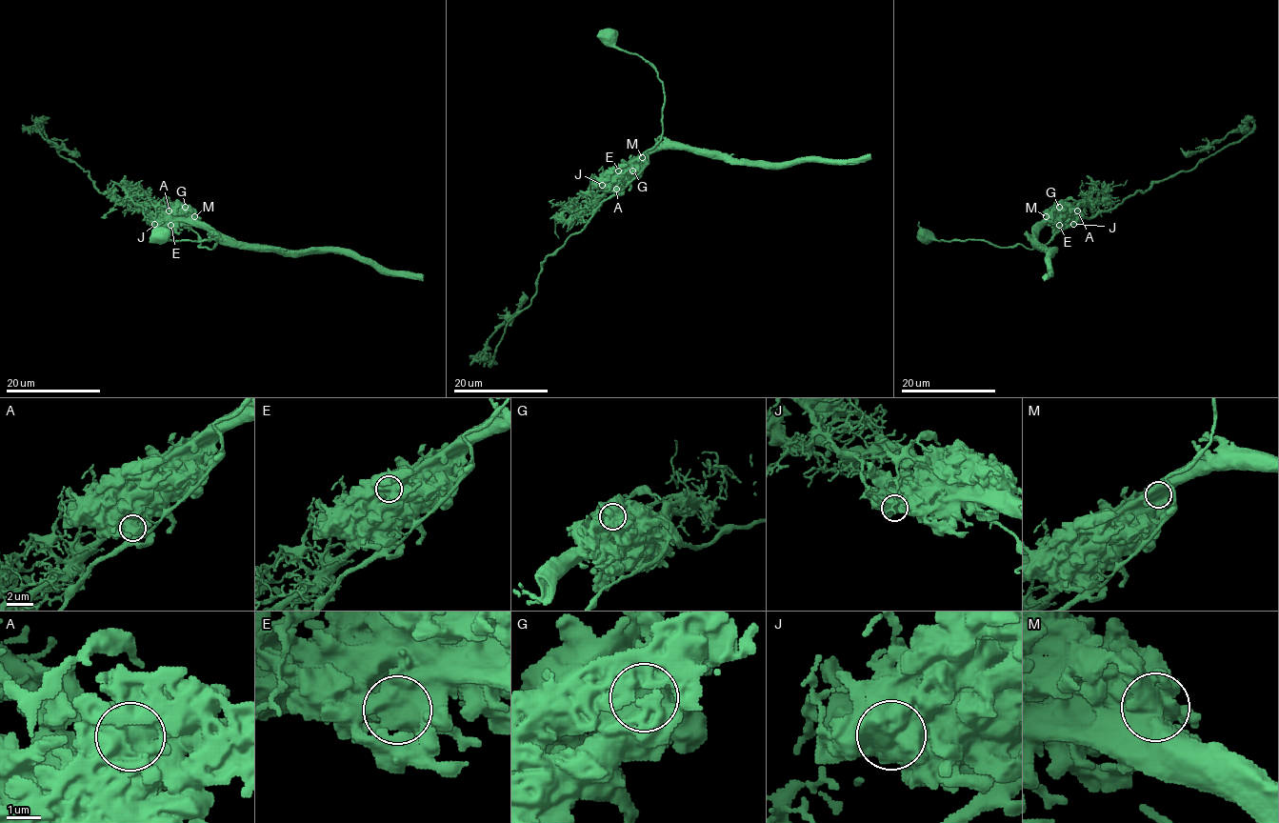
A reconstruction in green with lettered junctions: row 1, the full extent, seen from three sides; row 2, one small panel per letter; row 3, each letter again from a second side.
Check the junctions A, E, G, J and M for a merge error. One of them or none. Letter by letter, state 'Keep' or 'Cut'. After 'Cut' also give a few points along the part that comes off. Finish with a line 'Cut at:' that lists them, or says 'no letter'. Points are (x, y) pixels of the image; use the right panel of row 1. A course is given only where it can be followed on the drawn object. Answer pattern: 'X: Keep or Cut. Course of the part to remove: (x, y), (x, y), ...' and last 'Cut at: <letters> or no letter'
A: Cut. Course of the part to remove: (1077, 210), (1092, 218), (1112, 210), (1243, 140), (1253, 123), (1202, 150), (1180, 148)
E: Keep
G: Keep
J: Keep
M: Keep
Cut at: A

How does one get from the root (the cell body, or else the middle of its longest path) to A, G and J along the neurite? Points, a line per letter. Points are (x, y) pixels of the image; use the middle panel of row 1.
A: (609, 34), (655, 70), (664, 90), (662, 136), (646, 152), (649, 163), (616, 189)
G: (609, 34), (655, 70), (664, 90), (662, 136), (646, 152), (649, 163), (632, 170)
J: (609, 34), (655, 70), (664, 90), (662, 136), (637, 174), (610, 176), (602, 185)

